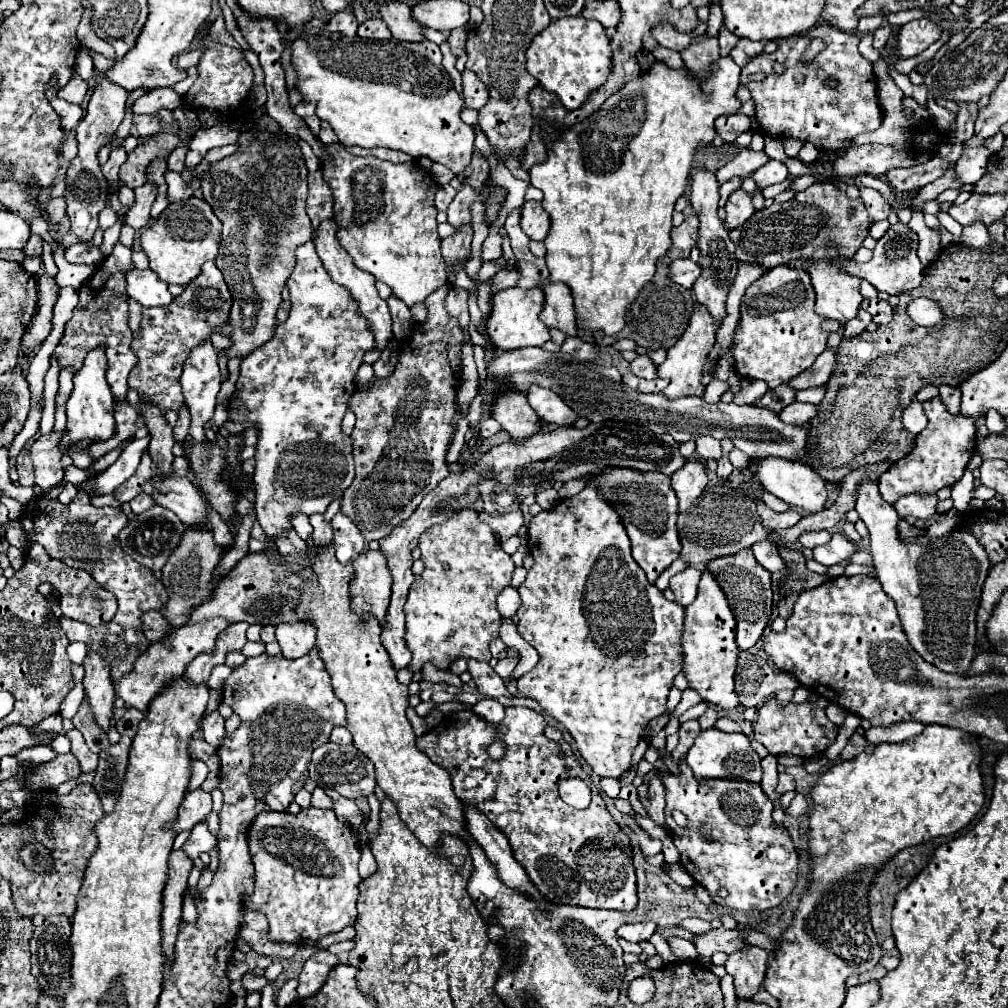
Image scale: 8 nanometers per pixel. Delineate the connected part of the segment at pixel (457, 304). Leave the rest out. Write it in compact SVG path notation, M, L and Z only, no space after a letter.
M451 287L449 295L447 295L447 301L445 301L445 307L447 307L447 313L457 317L459 323L463 325L463 329L467 329L469 325L469 311L467 311L467 291L461 289L461 287Z

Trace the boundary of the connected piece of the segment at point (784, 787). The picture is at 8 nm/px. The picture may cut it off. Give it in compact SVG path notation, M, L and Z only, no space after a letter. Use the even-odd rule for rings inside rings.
M779 773L779 785L777 785L777 793L783 795L787 791L795 791L795 779L787 773Z

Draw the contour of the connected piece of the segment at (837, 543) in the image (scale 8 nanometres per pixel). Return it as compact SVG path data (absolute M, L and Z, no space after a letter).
M833 533L831 543L813 549L815 559L821 565L825 565L825 567L837 565L837 563L843 563L843 561L849 561L851 555L857 553L857 551L859 551L859 547L853 545L853 541L849 541L845 535L839 535L839 533Z

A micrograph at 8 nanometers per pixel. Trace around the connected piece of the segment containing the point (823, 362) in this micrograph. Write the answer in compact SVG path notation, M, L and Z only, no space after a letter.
M827 349L823 351L817 361L803 373L795 375L795 379L789 379L789 387L795 387L795 391L803 391L803 389L811 389L811 387L821 387L827 383L827 379L831 377L831 371L835 367L837 349Z

